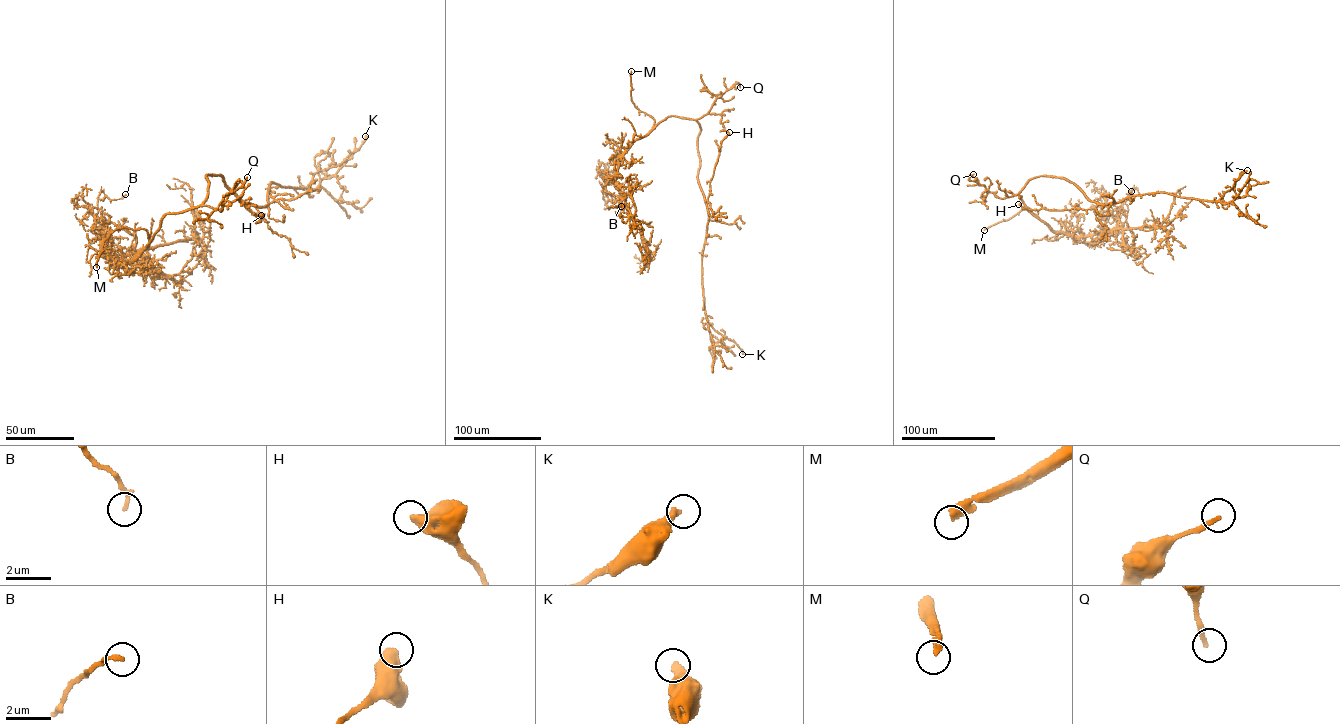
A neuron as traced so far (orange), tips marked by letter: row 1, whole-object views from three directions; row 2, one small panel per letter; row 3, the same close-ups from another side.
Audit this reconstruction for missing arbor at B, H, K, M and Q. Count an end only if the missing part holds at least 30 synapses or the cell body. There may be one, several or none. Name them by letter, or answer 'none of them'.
M

